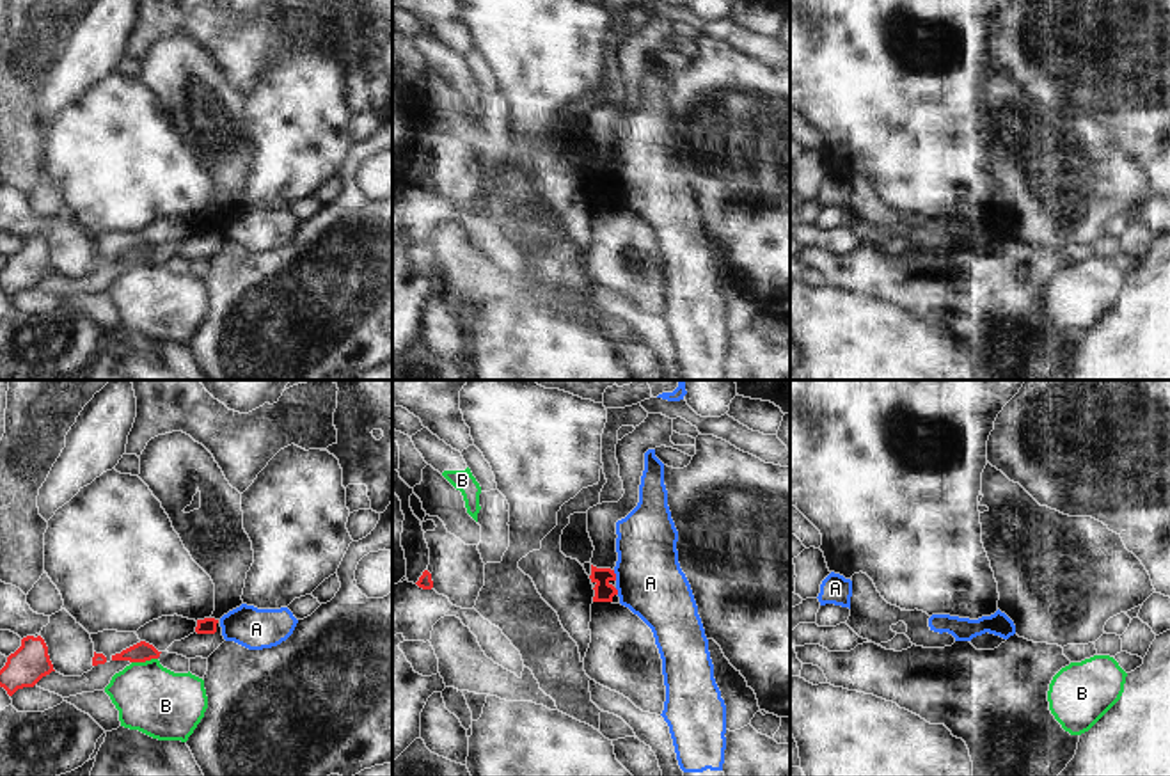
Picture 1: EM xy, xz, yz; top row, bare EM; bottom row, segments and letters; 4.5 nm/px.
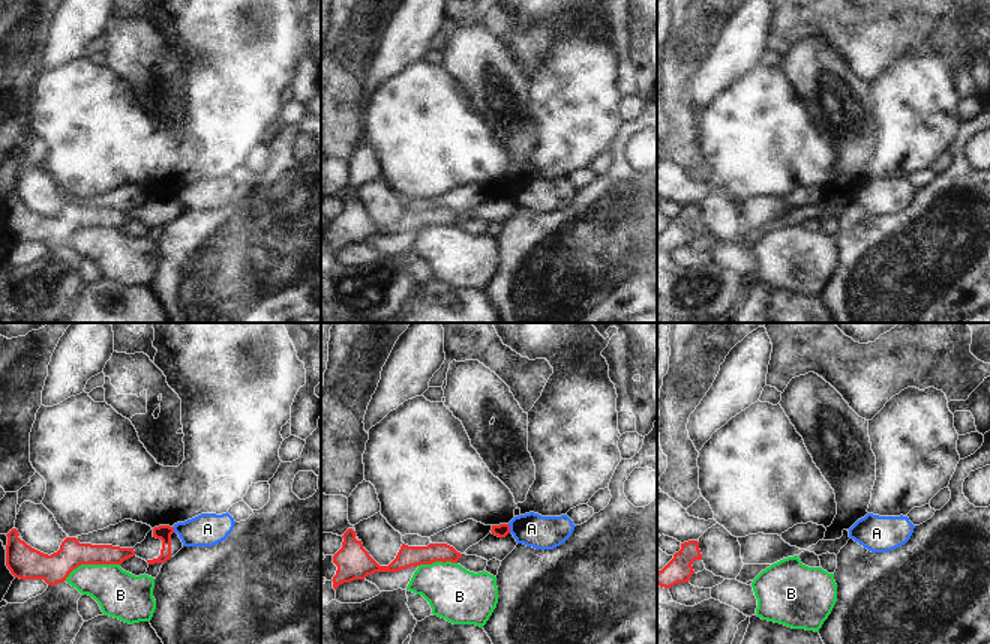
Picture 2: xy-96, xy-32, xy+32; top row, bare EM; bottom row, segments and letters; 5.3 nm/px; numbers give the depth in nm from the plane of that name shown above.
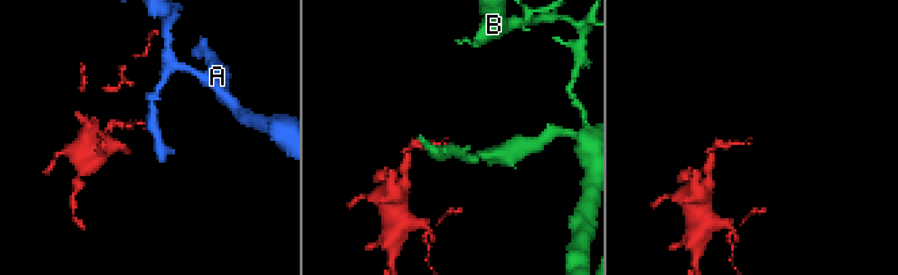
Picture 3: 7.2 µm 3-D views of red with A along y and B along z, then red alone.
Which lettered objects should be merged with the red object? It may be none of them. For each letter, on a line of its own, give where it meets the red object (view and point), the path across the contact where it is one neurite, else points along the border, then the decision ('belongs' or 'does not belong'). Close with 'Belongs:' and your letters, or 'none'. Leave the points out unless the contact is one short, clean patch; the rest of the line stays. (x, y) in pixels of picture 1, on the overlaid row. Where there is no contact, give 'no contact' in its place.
A: contact xz (615, 576); border xz (613, 570), (616, 579); does not belong
B: contact xy (144, 661); does not belong
Belongs: none

